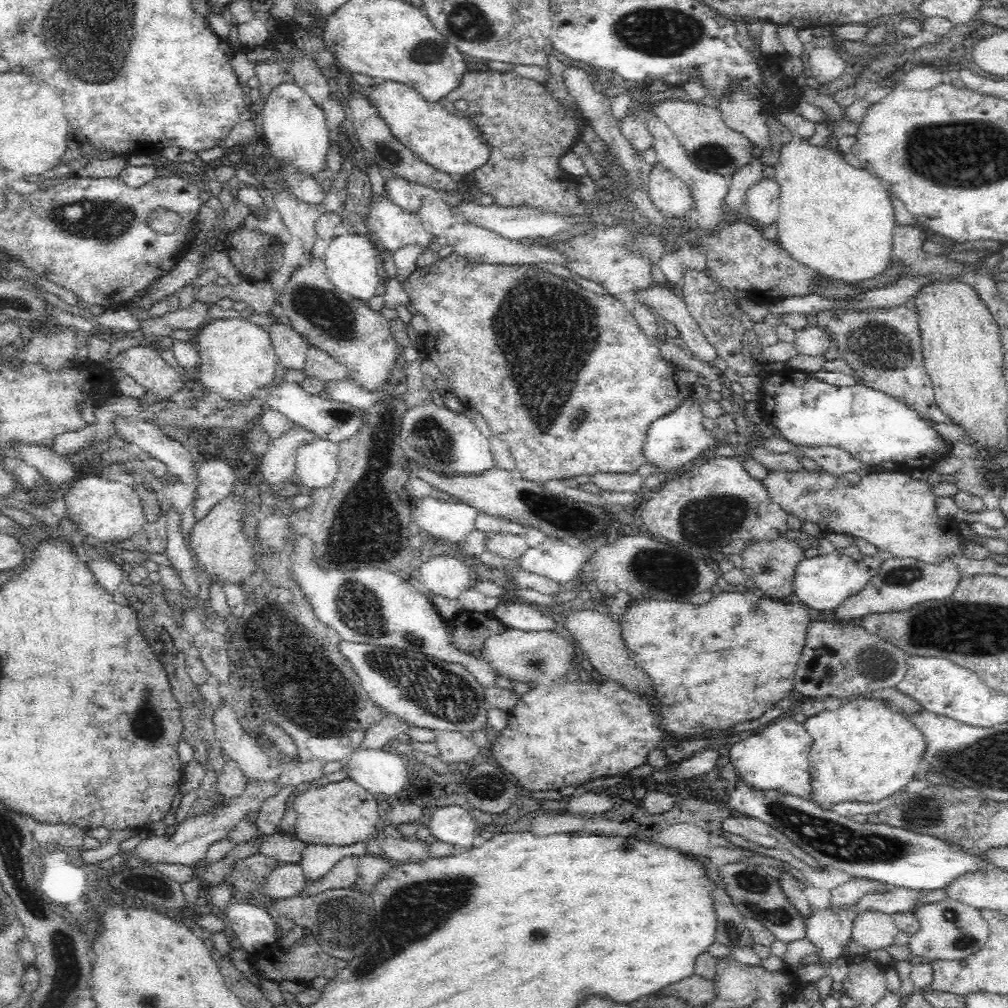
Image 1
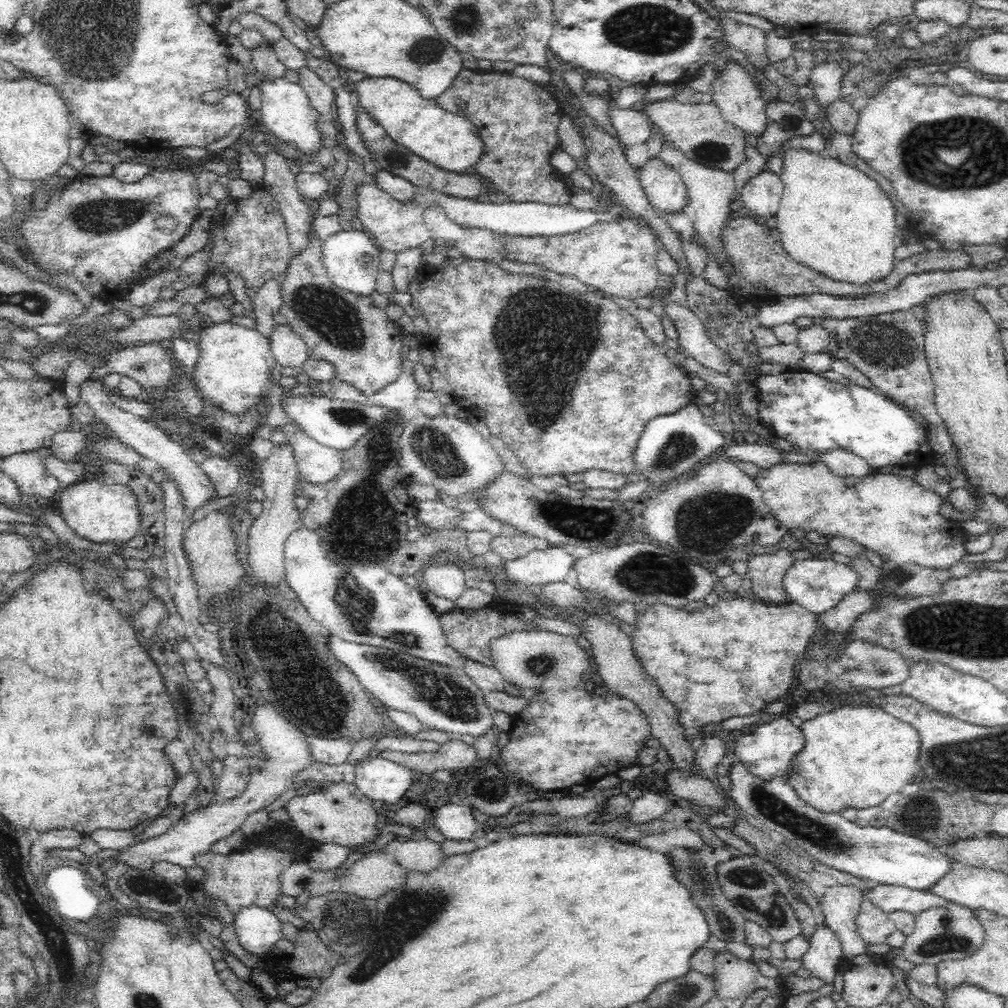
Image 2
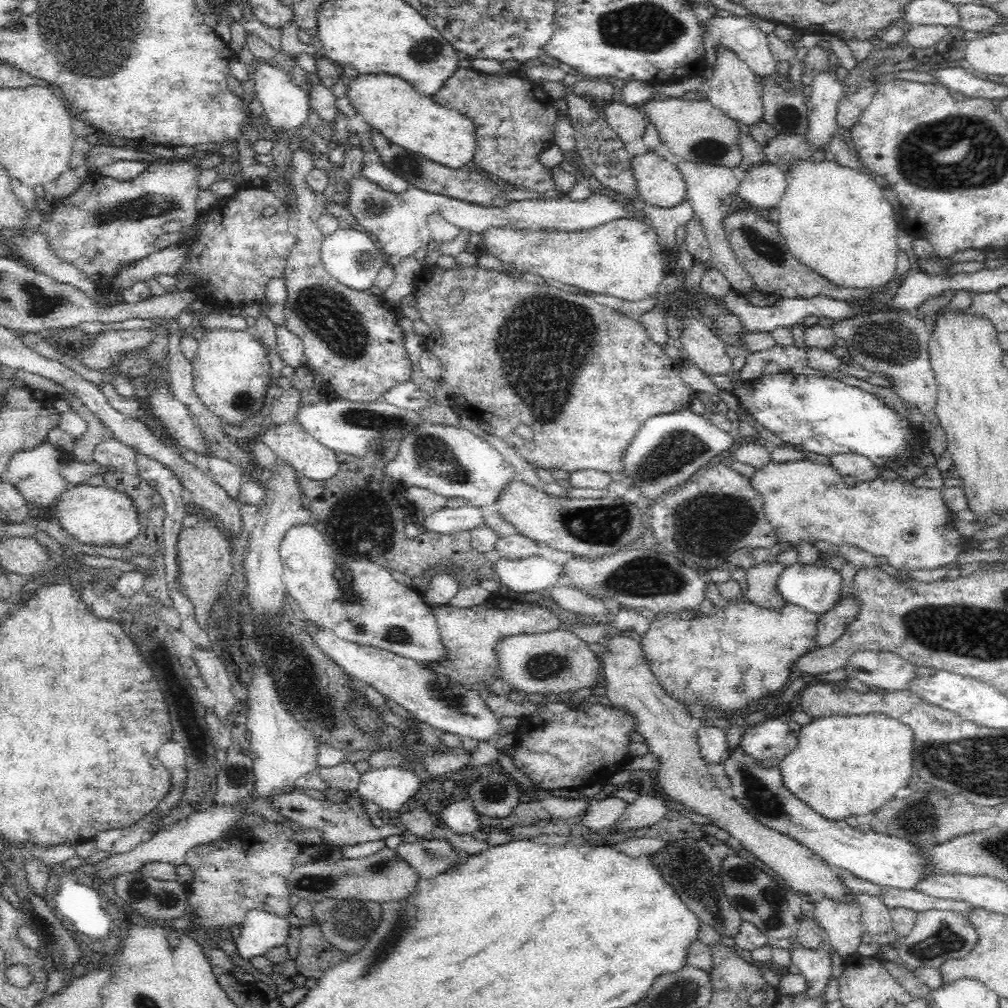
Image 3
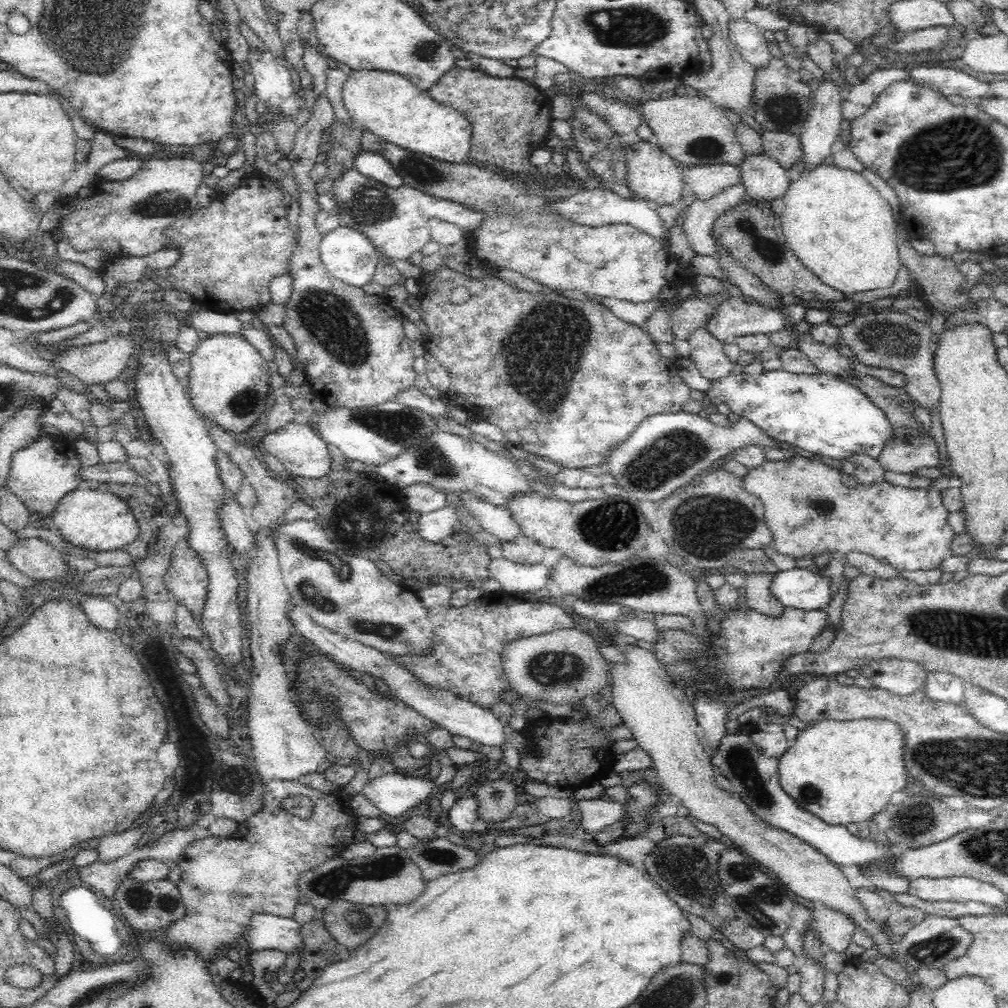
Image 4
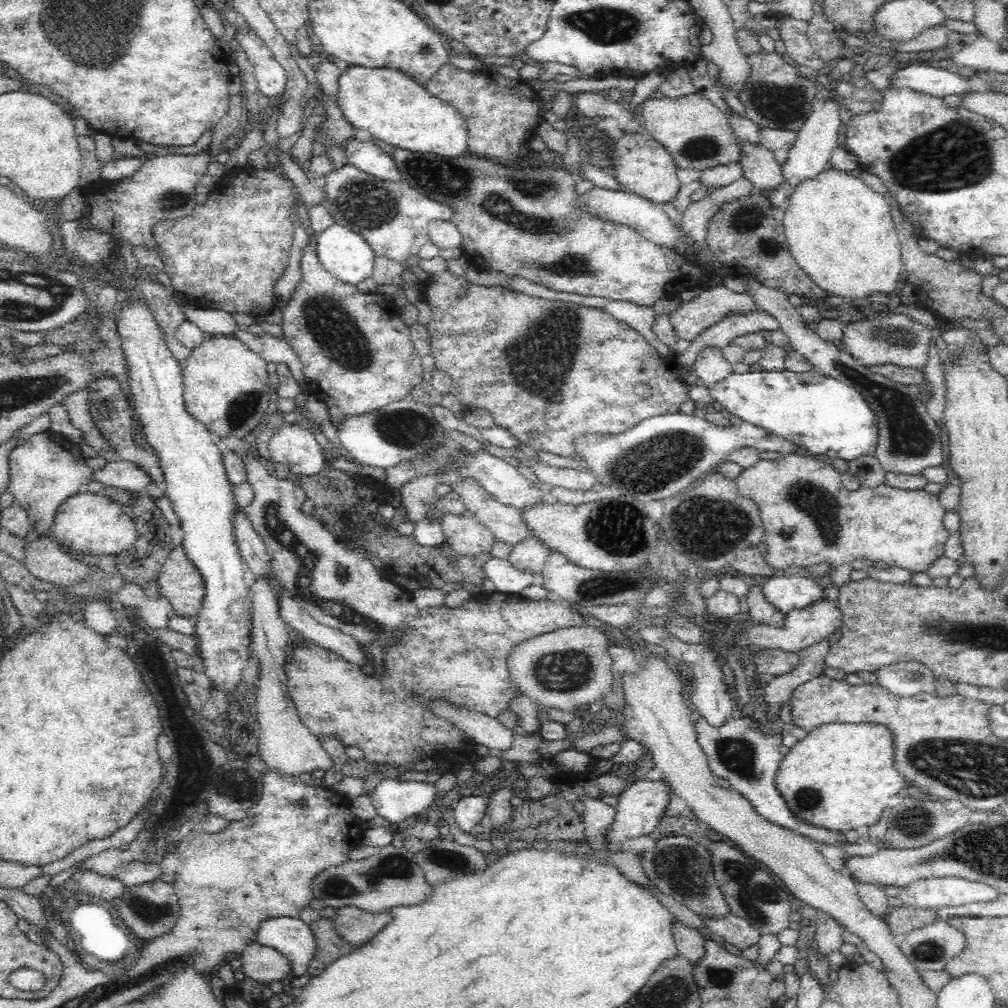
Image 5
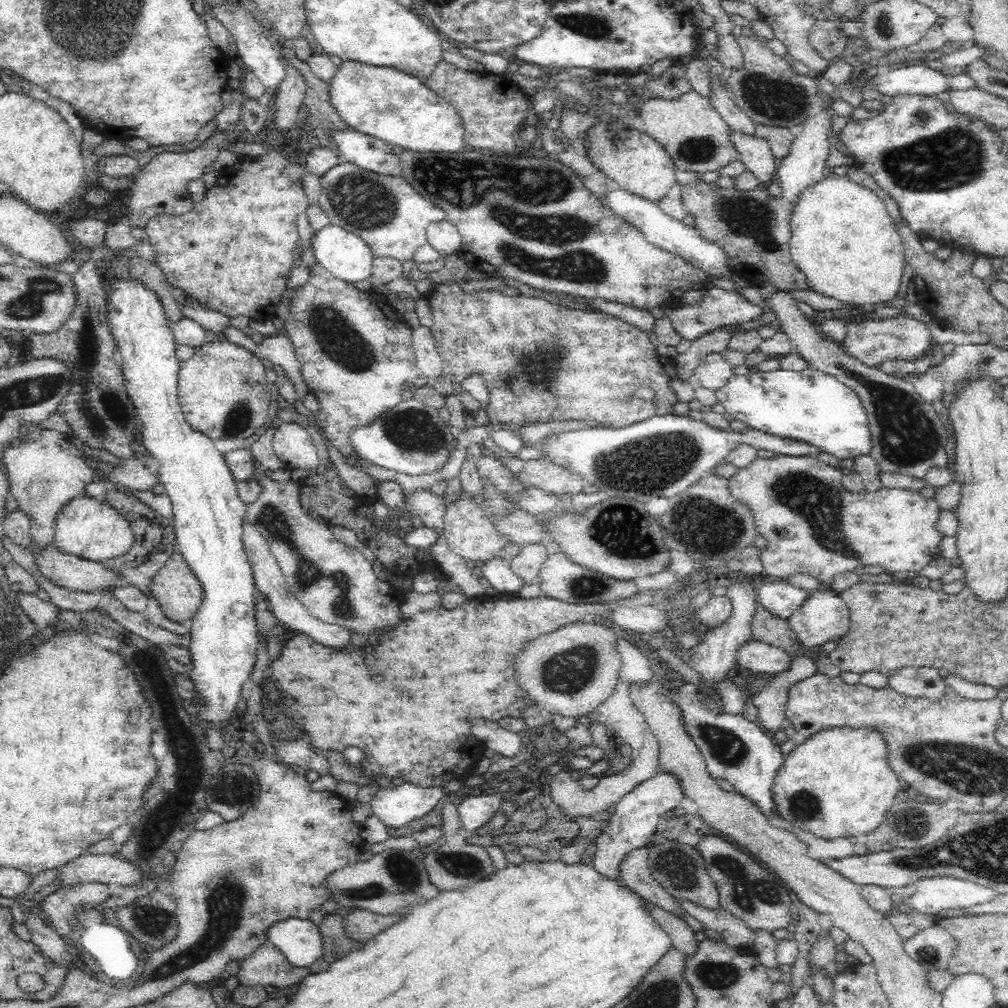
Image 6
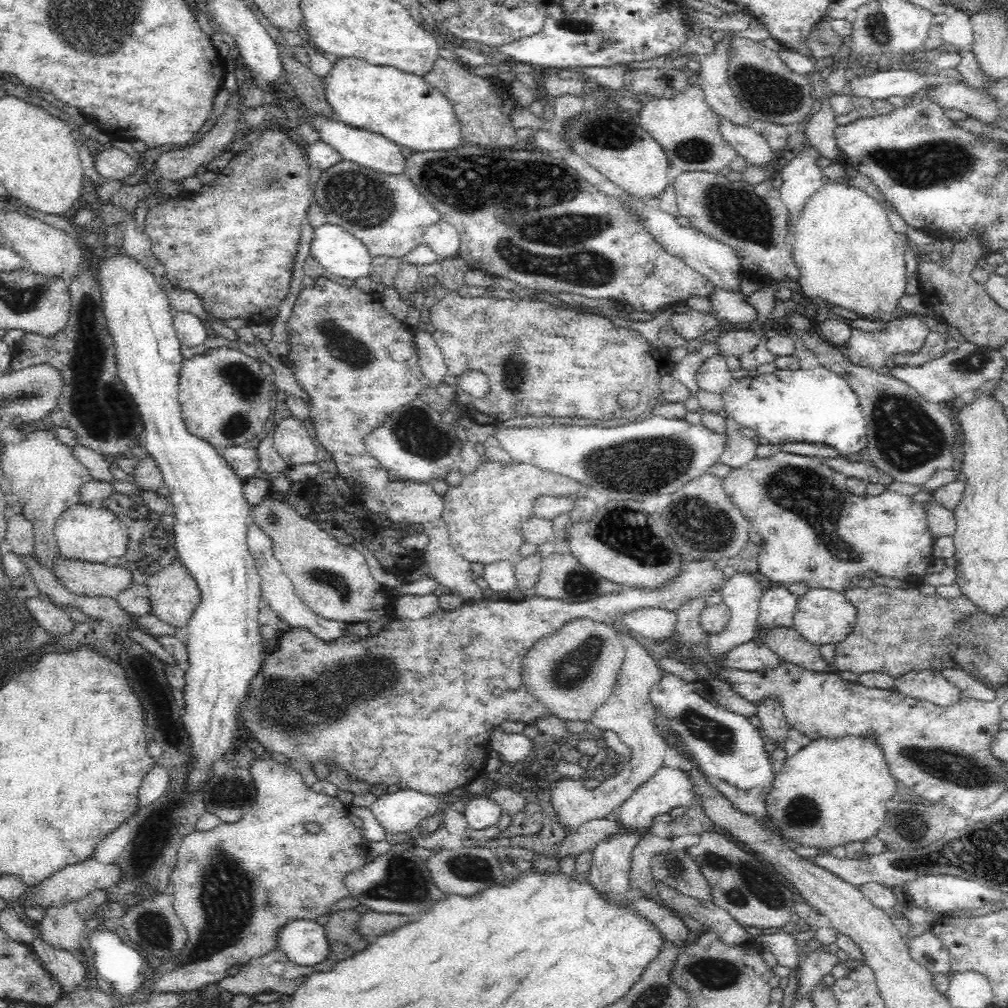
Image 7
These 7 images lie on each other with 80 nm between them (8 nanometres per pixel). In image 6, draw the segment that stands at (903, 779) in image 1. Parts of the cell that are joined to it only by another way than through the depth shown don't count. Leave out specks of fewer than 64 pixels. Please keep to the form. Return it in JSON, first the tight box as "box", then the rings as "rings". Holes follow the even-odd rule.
{"box":[772,727,900,840],"rings":[[[829,727],[812,734],[785,756],[772,783],[776,809],[785,820],[785,826],[794,831],[812,832],[823,840],[870,834],[880,826],[900,789],[900,779],[889,764],[885,736],[871,727]]]}

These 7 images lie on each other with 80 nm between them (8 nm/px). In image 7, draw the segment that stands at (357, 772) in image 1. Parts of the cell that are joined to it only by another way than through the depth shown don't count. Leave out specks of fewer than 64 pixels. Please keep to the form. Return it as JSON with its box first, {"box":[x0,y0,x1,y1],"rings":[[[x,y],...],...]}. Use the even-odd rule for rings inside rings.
{"box":[370,788,444,834],"rings":[[[400,788],[392,794],[376,797],[370,809],[388,833],[404,834],[434,815],[444,805],[440,802],[440,795]]]}

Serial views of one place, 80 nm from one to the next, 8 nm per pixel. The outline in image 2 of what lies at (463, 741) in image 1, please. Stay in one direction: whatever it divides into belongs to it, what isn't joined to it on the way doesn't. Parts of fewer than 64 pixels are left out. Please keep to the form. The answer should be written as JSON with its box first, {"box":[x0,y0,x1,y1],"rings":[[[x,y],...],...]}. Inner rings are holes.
{"box":[377,734,478,774],"rings":[[[450,734],[444,744],[440,744],[438,752],[418,752],[415,755],[403,753],[400,751],[383,751],[377,753],[377,756],[384,756],[396,764],[412,770],[416,768],[417,772],[430,774],[434,768],[446,768],[446,770],[458,770],[462,768],[472,768],[472,765],[478,760],[477,750],[462,742],[456,734]]]}

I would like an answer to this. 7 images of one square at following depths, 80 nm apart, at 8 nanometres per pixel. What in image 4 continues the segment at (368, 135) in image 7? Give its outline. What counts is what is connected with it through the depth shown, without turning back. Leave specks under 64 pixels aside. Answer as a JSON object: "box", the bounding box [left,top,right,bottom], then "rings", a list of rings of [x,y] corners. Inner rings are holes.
{"box":[356,149,404,188],"rings":[[[362,149],[360,156],[356,158],[356,169],[360,174],[381,182],[390,188],[400,188],[404,185],[403,178],[386,162],[383,156],[374,150]]]}

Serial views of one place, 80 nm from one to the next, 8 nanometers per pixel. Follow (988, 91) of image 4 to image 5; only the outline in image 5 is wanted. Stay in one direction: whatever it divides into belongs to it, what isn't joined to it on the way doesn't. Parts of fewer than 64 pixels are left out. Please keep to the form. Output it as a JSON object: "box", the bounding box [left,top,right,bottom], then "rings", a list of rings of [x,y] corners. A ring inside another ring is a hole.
{"box":[890,66,972,97],"rings":[[[908,66],[904,70],[897,70],[894,74],[894,82],[890,87],[895,86],[912,87],[915,91],[936,95],[937,97],[956,96],[972,94],[972,86],[968,77],[950,70],[934,68],[934,66]]]}

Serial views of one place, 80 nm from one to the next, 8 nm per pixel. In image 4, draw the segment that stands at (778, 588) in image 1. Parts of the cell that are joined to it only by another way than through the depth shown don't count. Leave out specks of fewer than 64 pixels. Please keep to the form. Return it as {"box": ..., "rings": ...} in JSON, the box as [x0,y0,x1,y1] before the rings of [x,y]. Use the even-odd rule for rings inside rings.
{"box":[742,571,784,617],"rings":[[[756,571],[745,575],[745,598],[742,602],[752,609],[776,617],[784,613],[784,605],[772,595],[771,584],[775,571]]]}

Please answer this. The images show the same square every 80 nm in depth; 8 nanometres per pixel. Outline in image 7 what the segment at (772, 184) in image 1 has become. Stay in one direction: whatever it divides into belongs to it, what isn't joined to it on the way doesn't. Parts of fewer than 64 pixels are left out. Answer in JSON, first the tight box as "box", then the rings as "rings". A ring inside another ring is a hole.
{"box":[720,116,779,170],"rings":[[[720,116],[720,133],[724,140],[742,156],[747,166],[764,170],[779,159],[768,141],[748,126],[734,126]]]}

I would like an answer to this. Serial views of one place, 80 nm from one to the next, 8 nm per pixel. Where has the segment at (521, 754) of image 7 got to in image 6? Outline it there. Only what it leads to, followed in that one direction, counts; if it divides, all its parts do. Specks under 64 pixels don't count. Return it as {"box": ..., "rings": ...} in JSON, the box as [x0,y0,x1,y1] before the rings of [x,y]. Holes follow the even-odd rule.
{"box":[468,718,522,758],"rings":[[[472,718],[468,720],[470,734],[478,738],[484,748],[490,748],[504,757],[512,758],[522,749],[521,736],[508,731],[503,725],[486,718]]]}

